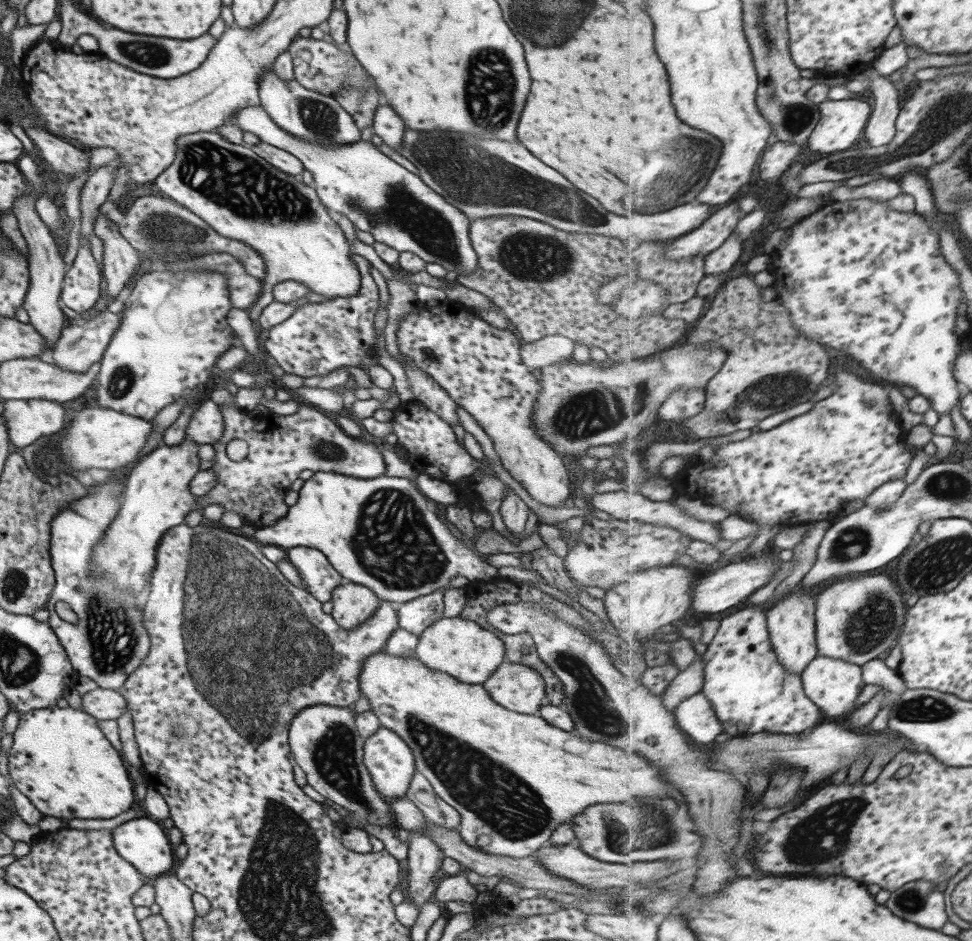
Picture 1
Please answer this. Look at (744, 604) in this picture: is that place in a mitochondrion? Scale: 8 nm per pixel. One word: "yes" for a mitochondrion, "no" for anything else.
no

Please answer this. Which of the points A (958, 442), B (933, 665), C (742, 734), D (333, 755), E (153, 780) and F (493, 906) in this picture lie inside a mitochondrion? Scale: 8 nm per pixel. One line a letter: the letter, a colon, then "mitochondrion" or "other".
A: other
B: other
C: other
D: mitochondrion
E: other
F: other

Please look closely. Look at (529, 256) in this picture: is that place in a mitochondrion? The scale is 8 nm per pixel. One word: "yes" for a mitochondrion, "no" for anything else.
yes

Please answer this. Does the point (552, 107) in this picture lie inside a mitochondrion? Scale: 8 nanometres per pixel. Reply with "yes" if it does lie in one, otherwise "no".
no

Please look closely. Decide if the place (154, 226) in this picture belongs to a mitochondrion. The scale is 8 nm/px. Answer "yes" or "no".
yes

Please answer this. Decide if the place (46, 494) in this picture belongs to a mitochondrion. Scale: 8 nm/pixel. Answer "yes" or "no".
no

